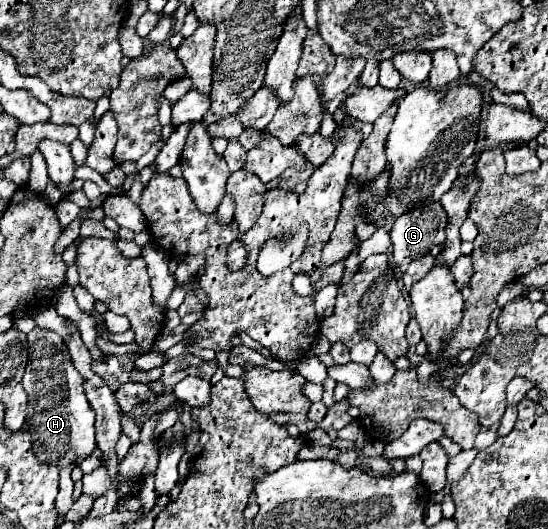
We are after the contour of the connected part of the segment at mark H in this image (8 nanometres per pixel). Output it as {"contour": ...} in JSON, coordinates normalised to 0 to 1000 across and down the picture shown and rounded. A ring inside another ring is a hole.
{"contour":[[[60,620],[49,631],[53,647],[53,684],[42,711],[46,741],[53,749],[53,790],[49,805],[60,824],[60,847],[82,862],[82,870],[100,873],[119,885],[148,866],[166,862],[177,847],[173,836],[173,779],[151,737],[151,711],[137,699],[115,639],[93,624]]]}

